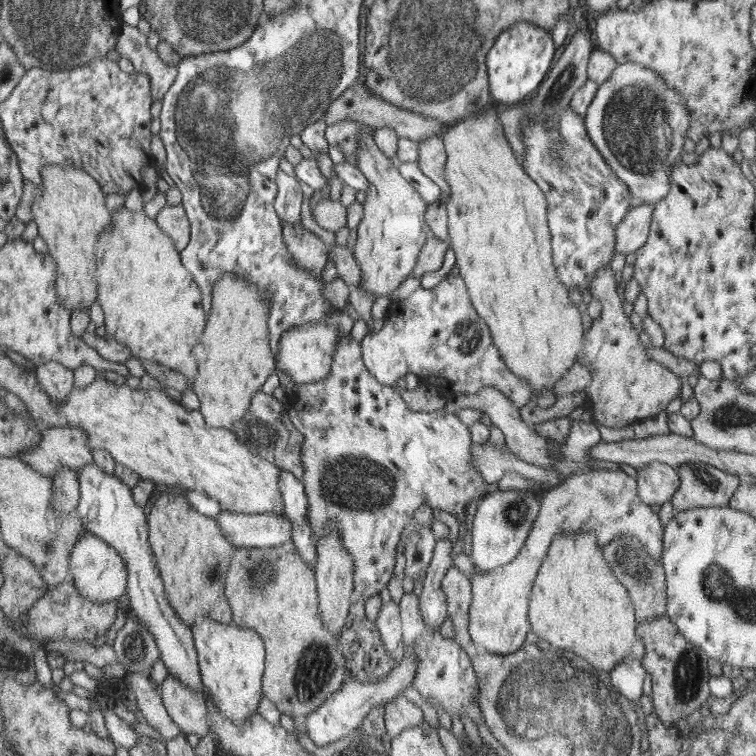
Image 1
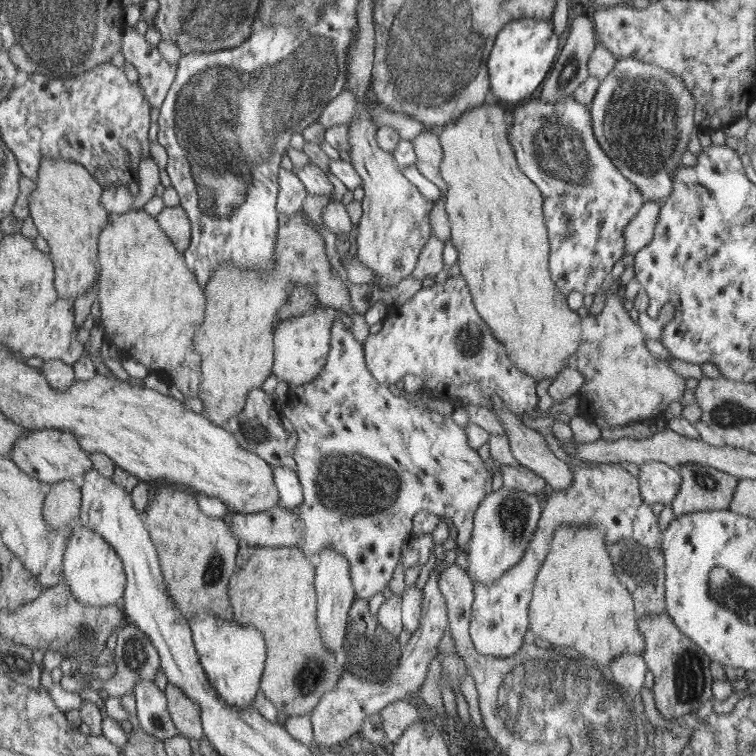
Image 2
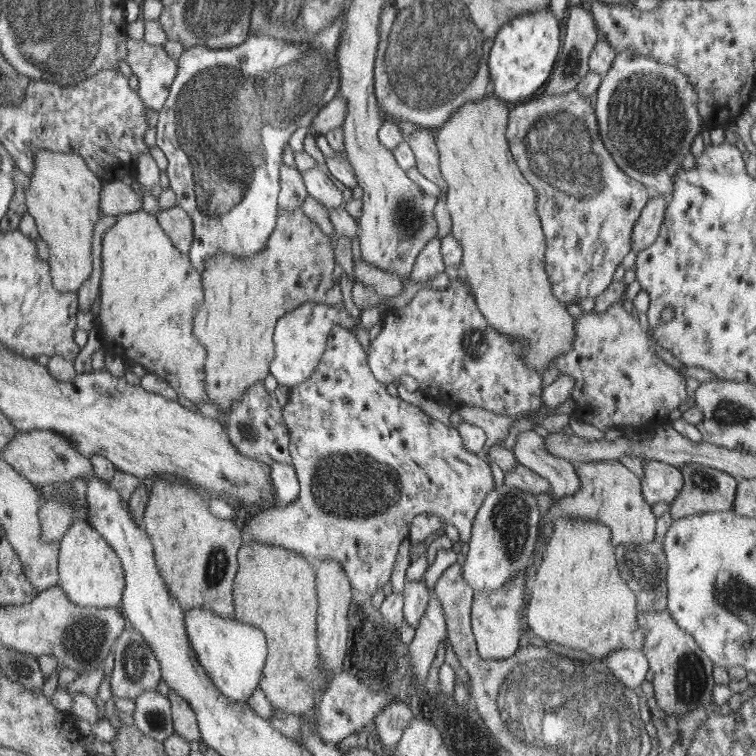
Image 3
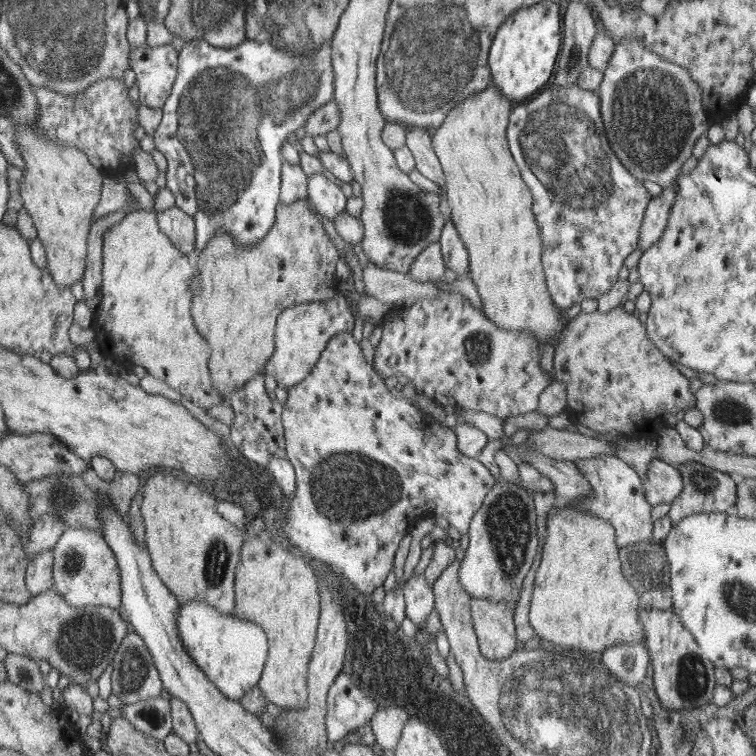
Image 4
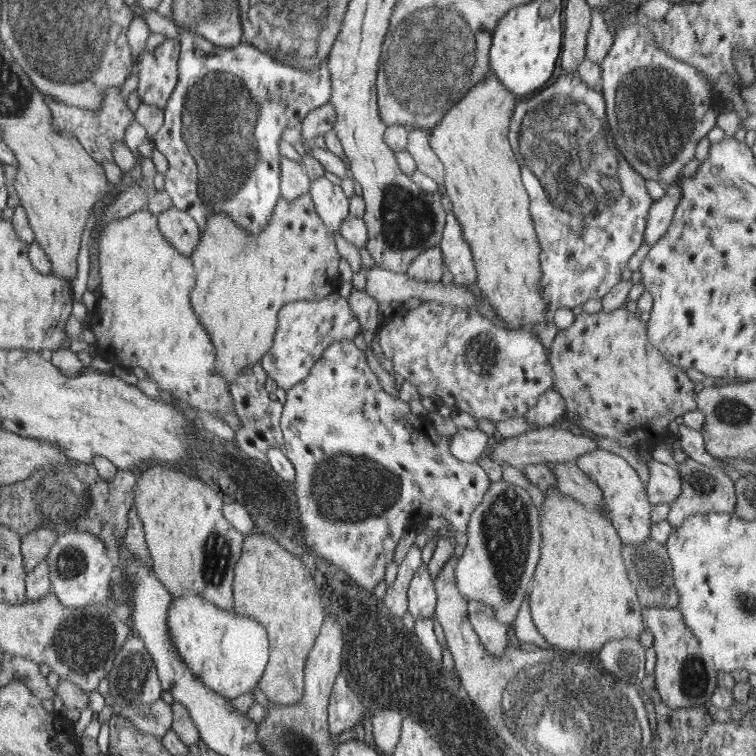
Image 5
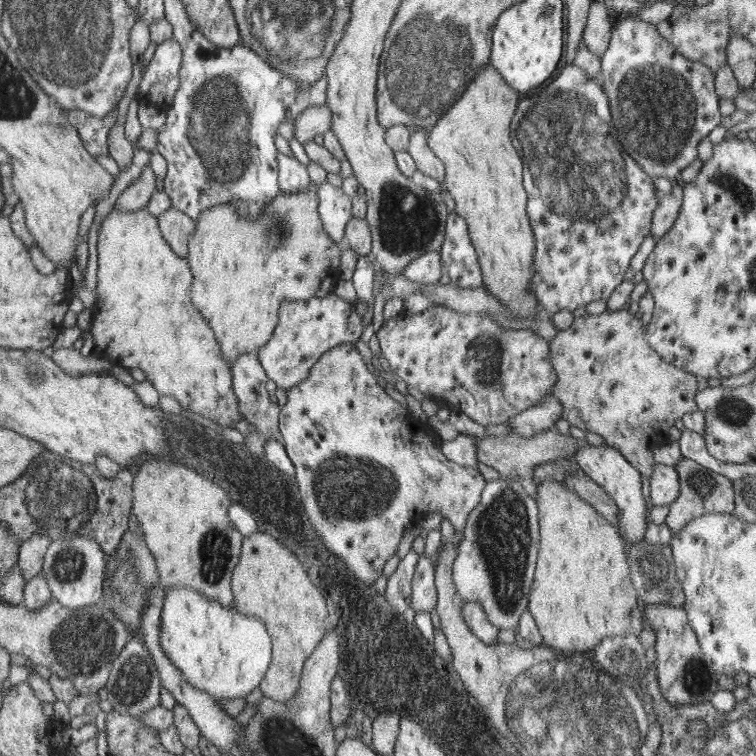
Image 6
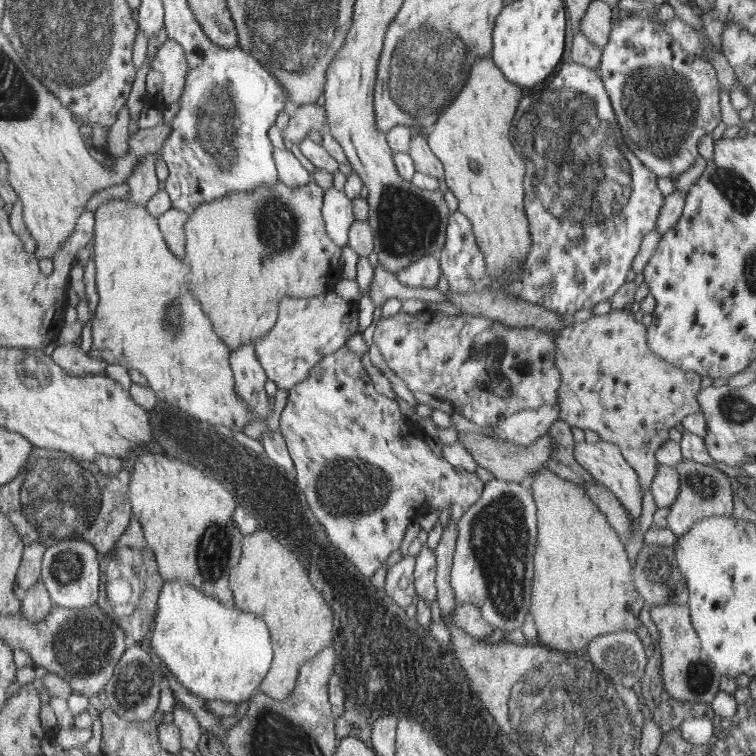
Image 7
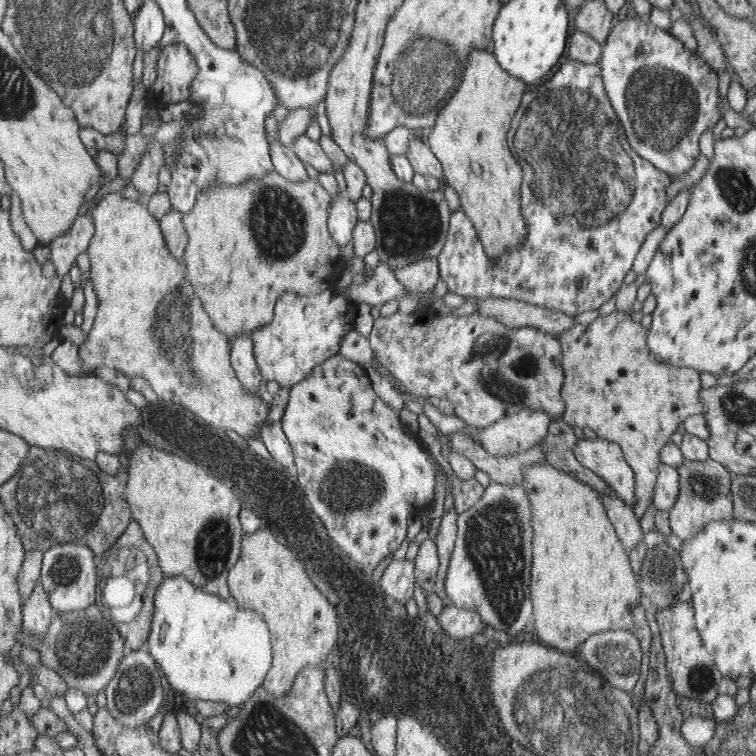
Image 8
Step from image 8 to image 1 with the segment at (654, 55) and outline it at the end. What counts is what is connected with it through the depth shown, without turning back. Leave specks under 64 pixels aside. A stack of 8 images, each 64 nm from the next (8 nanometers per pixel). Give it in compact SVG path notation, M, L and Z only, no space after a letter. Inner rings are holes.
M637 63L616 64L611 76L597 87L583 116L586 135L604 163L626 184L633 206L655 205L668 193L670 170L680 163L680 154L683 152L682 144L690 121L688 111L677 91L670 89L661 82L661 78Z

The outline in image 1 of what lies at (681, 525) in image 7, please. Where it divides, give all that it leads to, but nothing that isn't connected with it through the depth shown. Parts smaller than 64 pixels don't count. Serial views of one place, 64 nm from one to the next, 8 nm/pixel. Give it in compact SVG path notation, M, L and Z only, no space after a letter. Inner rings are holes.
M689 463L679 466L677 472L679 484L670 498L673 513L690 508L727 507L736 486L742 480L738 476L729 475L723 486L713 488L713 486L703 484L703 479L707 479L705 472L701 472L701 480L699 480L695 476L693 466L689 466Z

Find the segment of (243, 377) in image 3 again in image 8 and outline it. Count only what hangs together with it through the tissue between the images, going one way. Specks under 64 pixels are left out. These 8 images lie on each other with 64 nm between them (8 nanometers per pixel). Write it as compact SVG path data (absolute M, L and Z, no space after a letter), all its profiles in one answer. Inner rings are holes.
M275 170L260 179L249 179L238 185L215 183L196 196L191 210L183 213L188 235L182 262L186 277L193 286L205 312L228 342L237 336L250 337L255 330L273 320L273 300L285 292L295 295L317 295L327 289L327 280L333 274L333 260L339 258L339 248L333 240L325 220L332 202L331 196L315 179L288 181Z

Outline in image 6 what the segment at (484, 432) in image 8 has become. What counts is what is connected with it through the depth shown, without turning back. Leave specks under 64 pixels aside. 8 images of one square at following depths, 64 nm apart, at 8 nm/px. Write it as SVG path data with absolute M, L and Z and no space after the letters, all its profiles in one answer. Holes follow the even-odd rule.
M550 393L540 400L539 404L513 416L507 422L512 428L513 434L529 438L552 428L554 423L560 419L561 412L560 402Z

